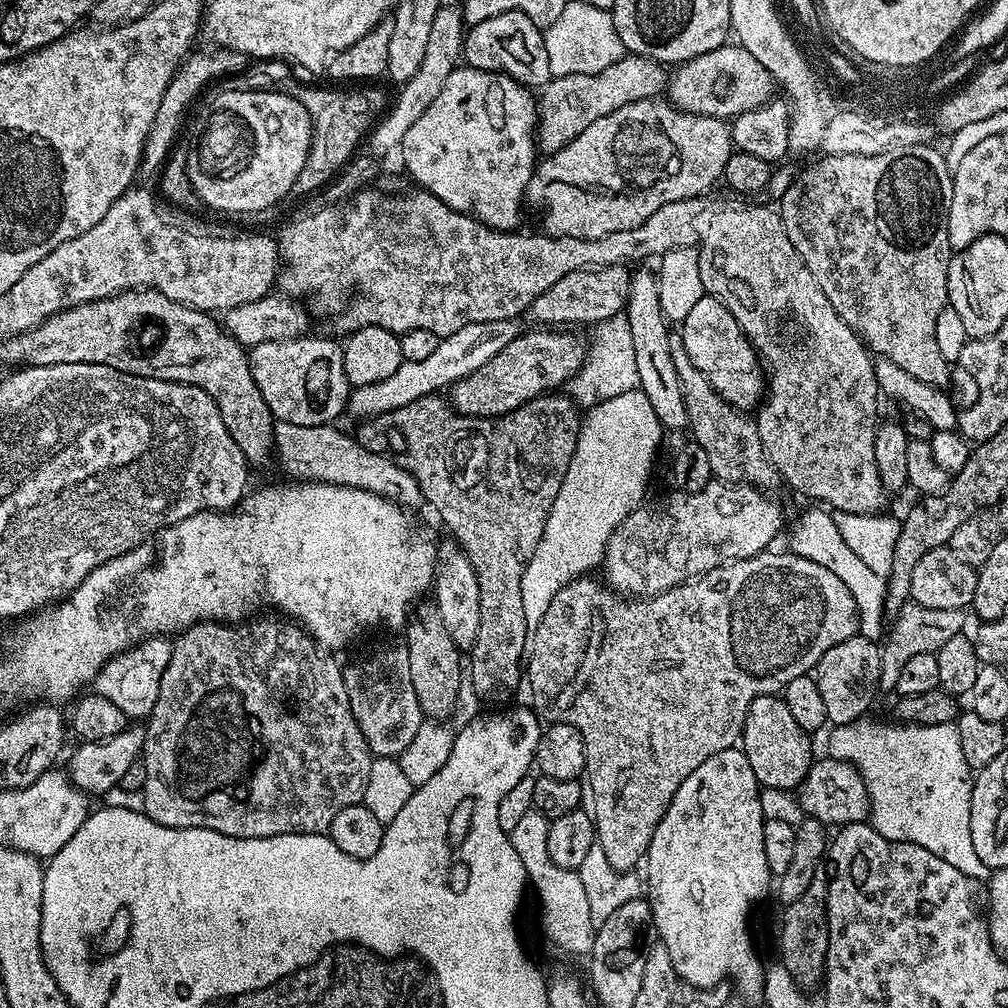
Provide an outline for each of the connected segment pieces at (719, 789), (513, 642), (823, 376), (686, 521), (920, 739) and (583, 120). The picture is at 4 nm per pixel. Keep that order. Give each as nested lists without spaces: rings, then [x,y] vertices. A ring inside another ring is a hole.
[[[733,746],[714,754],[714,758],[706,758],[682,786],[674,794],[662,822],[658,822],[658,830],[654,830],[654,838],[650,838],[650,846],[646,857],[648,864],[648,878],[646,877],[646,899],[652,905],[652,927],[659,943],[670,950],[670,959],[674,962],[674,970],[677,977],[685,984],[693,984],[696,988],[714,988],[717,984],[725,983],[726,978],[740,987],[740,992],[744,996],[759,997],[764,990],[765,965],[760,965],[760,956],[756,953],[756,948],[752,945],[752,932],[748,929],[748,919],[752,916],[752,907],[763,898],[769,895],[774,884],[774,877],[770,866],[766,866],[766,849],[762,846],[762,826],[766,819],[764,804],[760,801],[762,789],[760,783],[754,778],[754,770],[750,770],[750,758],[739,747]]]
[[[437,394],[434,396],[427,396],[426,398],[418,398],[418,402],[410,402],[410,406],[398,406],[398,410],[390,410],[386,414],[378,414],[377,416],[372,417],[370,420],[365,420],[363,423],[359,425],[360,429],[357,432],[354,432],[355,439],[360,441],[360,445],[363,446],[366,450],[370,450],[374,454],[378,454],[379,456],[388,456],[400,467],[404,467],[408,472],[412,472],[413,475],[416,476],[416,480],[418,482],[418,486],[421,487],[421,494],[423,496],[423,503],[425,505],[432,507],[434,511],[437,512],[438,515],[444,519],[444,524],[449,528],[450,531],[456,535],[455,543],[459,545],[459,547],[464,551],[468,556],[469,562],[474,566],[474,574],[478,574],[478,590],[480,591],[480,609],[482,610],[482,622],[478,622],[478,638],[474,642],[474,646],[470,650],[470,656],[472,656],[472,665],[467,665],[466,668],[466,676],[470,681],[472,680],[472,692],[477,696],[480,700],[485,700],[488,704],[500,704],[503,705],[505,702],[503,700],[508,700],[512,695],[515,694],[519,688],[522,688],[522,665],[525,663],[526,657],[524,654],[524,647],[526,646],[527,638],[527,630],[526,630],[526,614],[523,612],[522,606],[522,576],[523,571],[526,570],[527,563],[530,562],[531,555],[534,554],[534,550],[537,549],[538,542],[541,541],[542,532],[546,527],[547,516],[551,512],[551,507],[554,506],[555,498],[558,497],[559,487],[562,486],[564,475],[567,472],[567,467],[570,466],[571,456],[575,452],[575,444],[578,442],[578,436],[580,432],[582,412],[578,407],[575,400],[572,399],[568,394],[562,394],[562,396],[556,396],[560,394],[545,394],[539,396],[536,400],[531,400],[530,402],[526,402],[522,405],[518,410],[514,410],[513,412],[507,412],[504,416],[464,416],[462,413],[456,411],[455,408],[452,407],[451,403],[447,399],[443,400],[443,395]]]
[[[748,202],[748,205],[746,205],[745,208],[724,208],[721,210],[721,212],[714,213],[712,217],[710,217],[711,215],[707,217],[706,227],[703,229],[700,243],[698,245],[698,269],[702,276],[702,286],[704,287],[705,293],[710,296],[715,296],[717,300],[722,302],[722,306],[726,306],[726,310],[730,310],[730,314],[734,314],[734,318],[738,322],[738,326],[742,326],[742,330],[746,334],[746,338],[748,341],[750,341],[750,343],[752,343],[754,350],[760,356],[760,363],[764,365],[764,370],[766,373],[766,395],[754,416],[756,421],[756,429],[758,430],[758,438],[762,438],[764,452],[766,455],[768,455],[768,461],[770,461],[773,468],[776,469],[777,477],[779,477],[781,481],[785,480],[785,482],[788,483],[794,491],[801,492],[802,495],[809,496],[809,498],[812,499],[812,502],[819,502],[821,505],[827,506],[832,510],[852,511],[854,514],[864,515],[868,513],[879,513],[881,511],[880,507],[883,506],[884,499],[886,499],[886,493],[880,484],[880,479],[878,478],[878,466],[874,462],[874,438],[876,437],[876,425],[878,423],[878,417],[876,417],[876,399],[881,399],[882,393],[880,391],[880,387],[878,386],[878,382],[876,381],[876,366],[873,357],[870,355],[869,349],[866,347],[864,341],[857,336],[856,331],[854,331],[854,329],[836,313],[834,306],[830,306],[830,298],[826,298],[826,294],[822,294],[822,290],[818,286],[818,282],[814,282],[814,274],[810,274],[810,270],[806,270],[806,262],[802,262],[802,258],[798,254],[798,250],[794,250],[794,246],[790,242],[790,238],[782,226],[779,211],[772,209],[771,212],[770,209],[763,208],[763,206],[760,204],[750,203],[754,202]]]
[[[713,482],[697,492],[683,493],[676,490],[673,491],[673,493],[673,496],[662,497],[657,504],[644,502],[617,526],[611,538],[609,538],[609,542],[605,546],[602,571],[604,570],[605,576],[603,576],[603,579],[613,592],[621,593],[629,598],[651,598],[657,596],[659,592],[665,592],[679,584],[685,584],[688,580],[695,580],[696,577],[706,574],[715,568],[720,568],[723,564],[732,564],[736,560],[749,560],[751,556],[756,556],[758,553],[773,547],[772,539],[779,534],[780,527],[784,524],[784,512],[780,509],[779,502],[771,500],[768,494],[765,494],[761,489],[752,487],[750,484],[725,484],[723,482]]]
[[[861,718],[849,724],[838,724],[828,736],[827,755],[833,760],[846,760],[855,764],[868,791],[870,823],[882,838],[894,842],[906,842],[938,854],[942,862],[950,862],[970,878],[984,882],[989,879],[990,869],[978,858],[974,841],[970,839],[970,798],[974,769],[962,755],[962,738],[958,738],[955,723],[938,726],[883,724],[880,720]]]
[[[625,54],[618,62],[606,66],[606,70],[594,74],[553,76],[538,96],[536,139],[539,151],[551,154],[562,150],[562,146],[574,142],[590,122],[598,122],[598,118],[606,118],[606,114],[614,114],[614,110],[630,102],[659,97],[668,87],[669,75],[669,69],[656,60]]]

